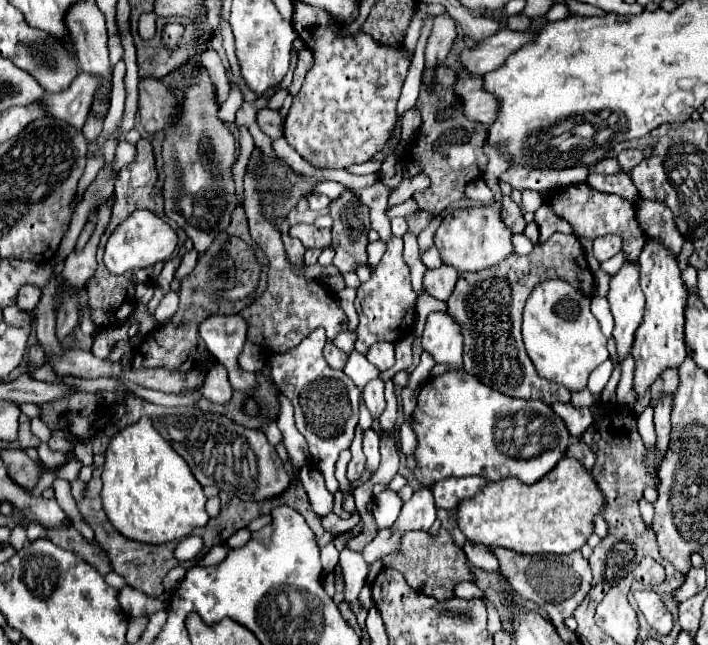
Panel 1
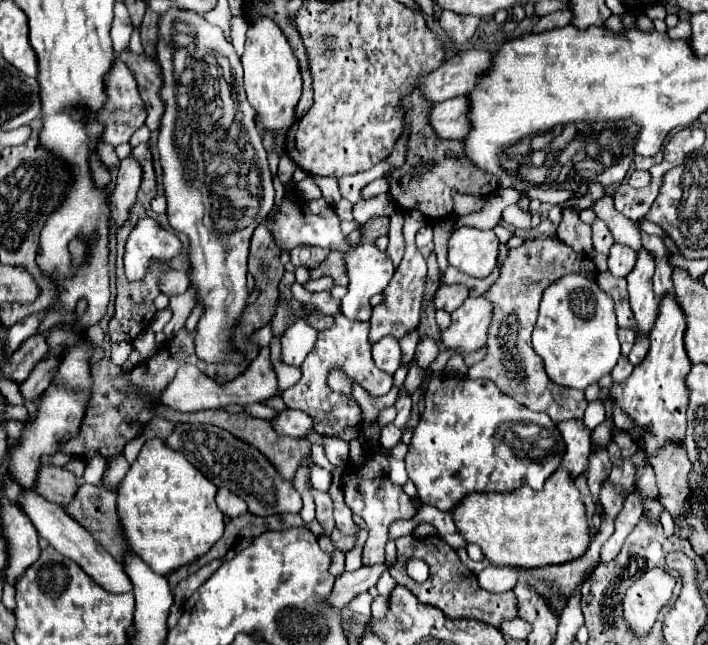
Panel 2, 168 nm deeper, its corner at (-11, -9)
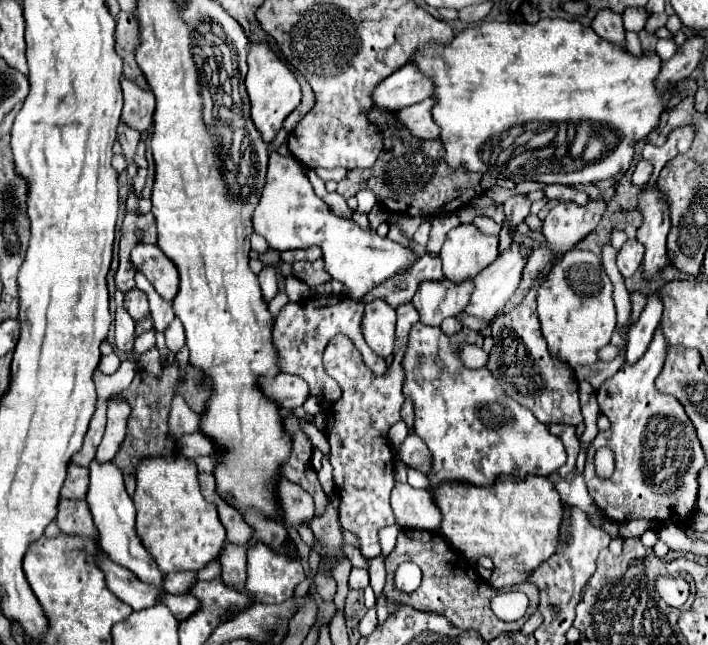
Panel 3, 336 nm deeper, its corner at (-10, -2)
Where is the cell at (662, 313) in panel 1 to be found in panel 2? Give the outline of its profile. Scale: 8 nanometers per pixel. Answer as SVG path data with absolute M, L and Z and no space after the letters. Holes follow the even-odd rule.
M669 292L659 302L659 316L655 328L649 334L647 358L635 366L633 374L623 384L613 384L611 400L623 408L635 422L635 426L649 426L641 448L647 456L655 454L659 446L667 440L683 440L687 426L687 386L685 378L691 370L691 360L687 358L683 334L685 334L685 314L675 302L675 294Z

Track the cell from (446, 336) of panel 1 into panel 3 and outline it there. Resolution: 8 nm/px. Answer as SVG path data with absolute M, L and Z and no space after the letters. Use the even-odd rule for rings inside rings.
M512 243L508 251L474 277L476 289L466 313L482 319L494 317L506 305L506 299L510 299L516 291L524 265L526 257L520 251L520 243Z

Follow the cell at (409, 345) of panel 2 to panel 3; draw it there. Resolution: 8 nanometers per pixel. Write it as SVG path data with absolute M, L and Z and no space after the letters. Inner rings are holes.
M412 303L400 305L396 309L396 345L392 355L392 365L388 365L386 375L374 375L358 355L358 349L346 339L346 335L336 335L324 351L324 369L338 381L342 397L332 405L326 417L326 437L330 443L330 463L334 467L334 485L340 499L340 523L346 531L360 539L360 553L364 559L374 559L380 555L378 529L394 525L394 513L390 507L390 491L394 487L394 449L386 440L388 429L400 421L400 407L404 403L402 383L404 369L400 361L406 351L408 333L414 323L418 323L418 311Z

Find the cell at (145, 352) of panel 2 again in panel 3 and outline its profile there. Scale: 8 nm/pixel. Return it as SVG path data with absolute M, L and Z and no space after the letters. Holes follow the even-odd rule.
M174 319L164 335L166 335L166 347L172 353L178 353L184 347L184 327L182 327L180 319Z

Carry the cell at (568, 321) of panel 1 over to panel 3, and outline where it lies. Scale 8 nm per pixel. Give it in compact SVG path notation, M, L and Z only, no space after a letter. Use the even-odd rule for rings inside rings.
M568 251L546 275L538 287L538 317L550 355L570 367L592 365L598 361L598 349L610 343L616 327L616 309L612 301L612 283L592 251Z

